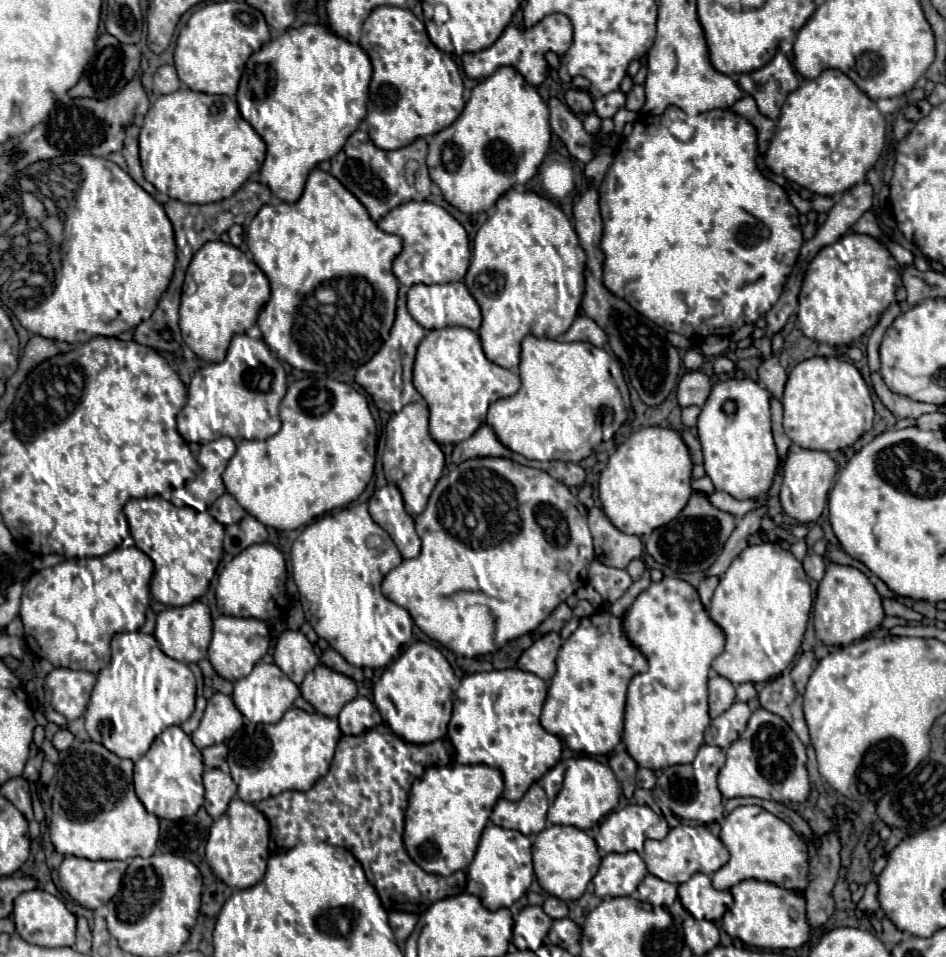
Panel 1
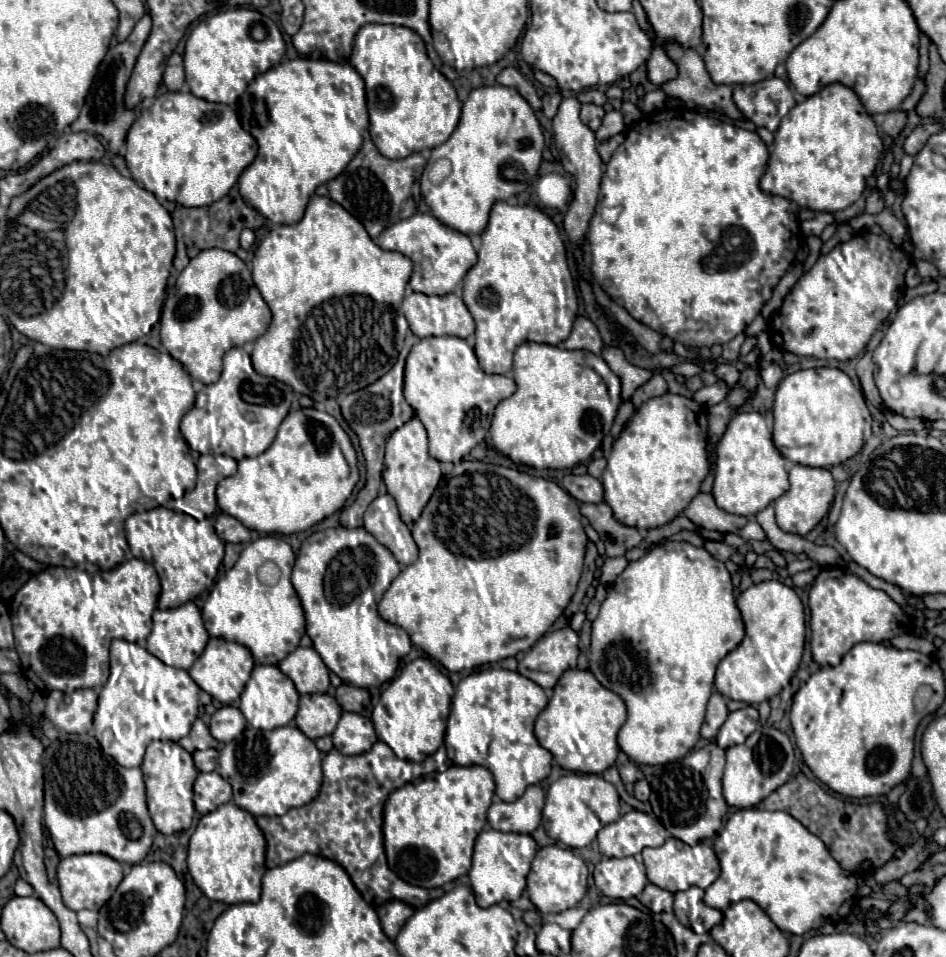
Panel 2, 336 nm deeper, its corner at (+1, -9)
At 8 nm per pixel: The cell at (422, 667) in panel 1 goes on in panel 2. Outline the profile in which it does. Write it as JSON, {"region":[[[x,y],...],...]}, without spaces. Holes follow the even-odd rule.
{"region":[[[417,658],[409,662],[383,690],[379,700],[383,714],[371,716],[377,736],[403,760],[421,762],[429,758],[443,744],[451,696],[451,680],[429,658]]]}

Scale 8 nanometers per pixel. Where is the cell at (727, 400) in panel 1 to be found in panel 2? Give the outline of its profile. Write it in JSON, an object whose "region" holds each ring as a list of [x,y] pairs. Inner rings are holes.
{"region":[[[759,412],[735,414],[729,420],[727,430],[721,436],[715,452],[717,462],[715,462],[713,498],[719,508],[731,514],[753,516],[789,490],[785,458],[777,452],[771,432],[765,424],[765,418]]]}

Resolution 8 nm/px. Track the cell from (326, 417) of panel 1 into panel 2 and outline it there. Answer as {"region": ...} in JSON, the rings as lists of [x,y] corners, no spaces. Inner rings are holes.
{"region":[[[317,408],[291,410],[281,422],[273,444],[255,458],[239,460],[237,474],[217,484],[219,510],[263,534],[295,534],[309,530],[343,508],[359,482],[357,462],[349,466],[339,438],[347,436],[339,422]]]}

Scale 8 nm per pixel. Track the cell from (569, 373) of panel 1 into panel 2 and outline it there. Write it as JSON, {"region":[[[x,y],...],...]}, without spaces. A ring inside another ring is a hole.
{"region":[[[525,342],[515,350],[513,378],[517,392],[497,404],[489,428],[489,436],[501,454],[509,456],[513,462],[521,462],[533,468],[573,468],[591,458],[605,436],[605,428],[611,428],[617,416],[617,408],[609,398],[603,378],[585,364],[587,360],[583,360],[583,364],[581,360],[583,358],[579,356],[579,350],[565,350],[537,342]]]}

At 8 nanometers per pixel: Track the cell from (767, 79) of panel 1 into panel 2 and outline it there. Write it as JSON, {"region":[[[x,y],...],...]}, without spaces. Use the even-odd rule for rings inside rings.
{"region":[[[777,76],[749,86],[733,86],[733,100],[745,118],[771,132],[779,128],[781,118],[795,106],[795,98],[787,82]]]}

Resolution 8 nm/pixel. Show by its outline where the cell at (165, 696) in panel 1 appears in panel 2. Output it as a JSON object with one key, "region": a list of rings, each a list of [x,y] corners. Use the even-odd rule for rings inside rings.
{"region":[[[113,640],[110,646],[110,674],[103,690],[99,692],[99,706],[95,710],[93,730],[103,752],[125,768],[135,768],[143,762],[143,754],[153,740],[173,740],[187,736],[193,720],[199,714],[199,686],[187,670],[169,668],[155,656],[149,656],[145,648],[127,640]]]}

